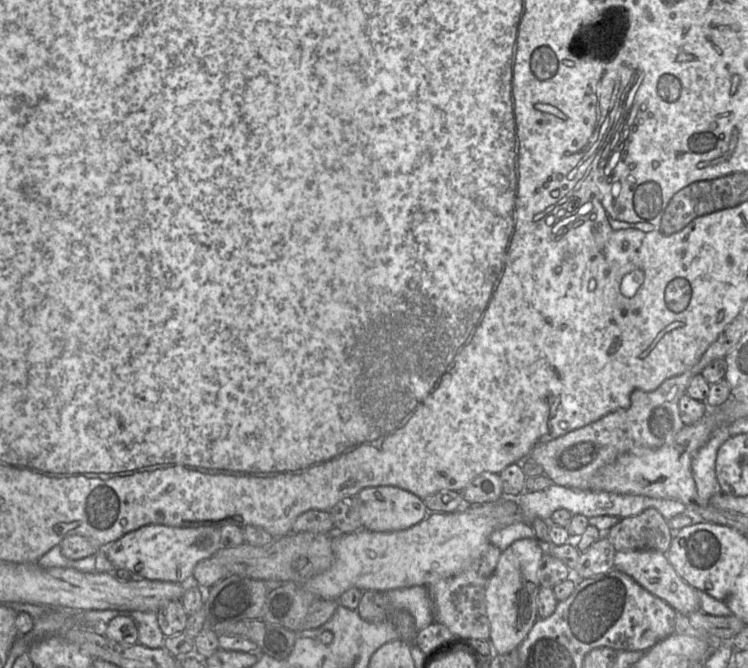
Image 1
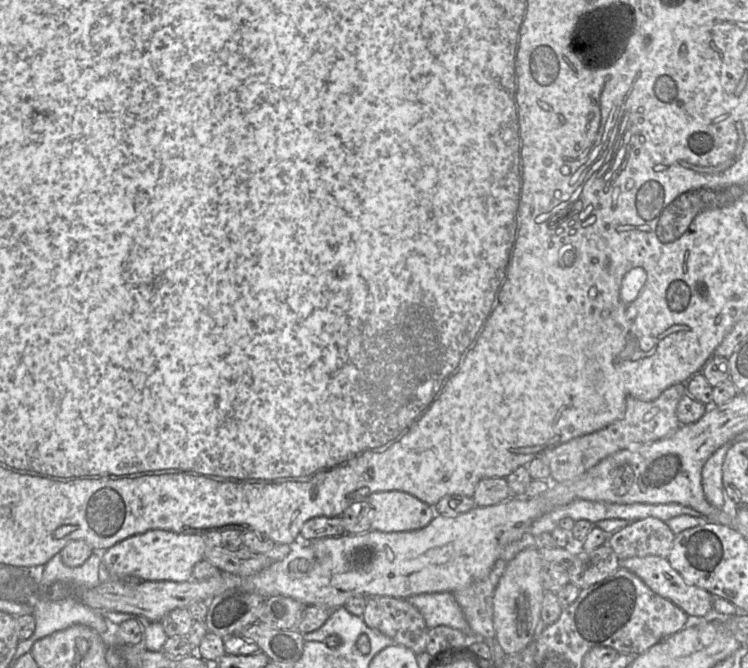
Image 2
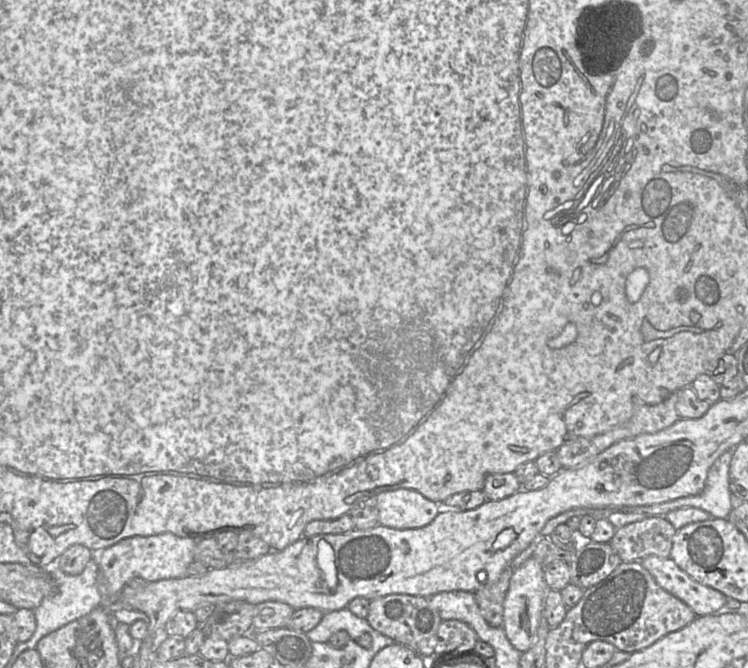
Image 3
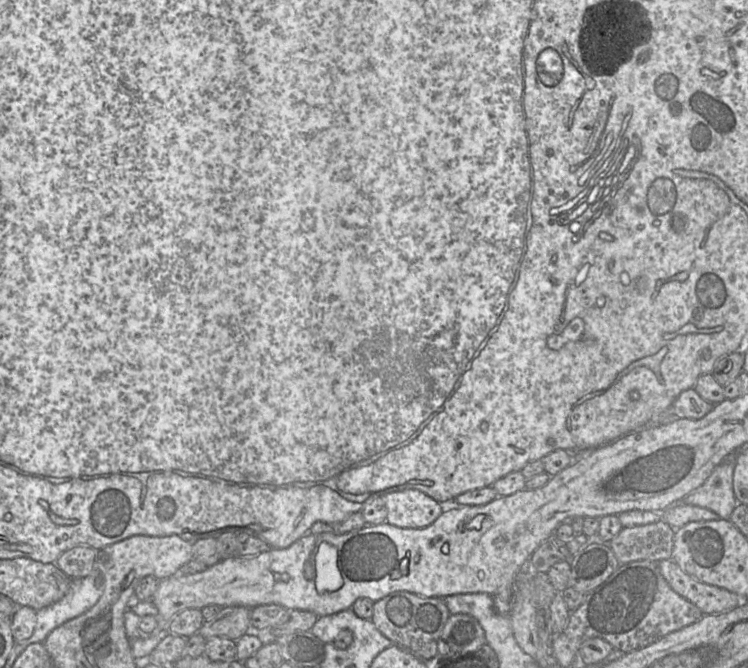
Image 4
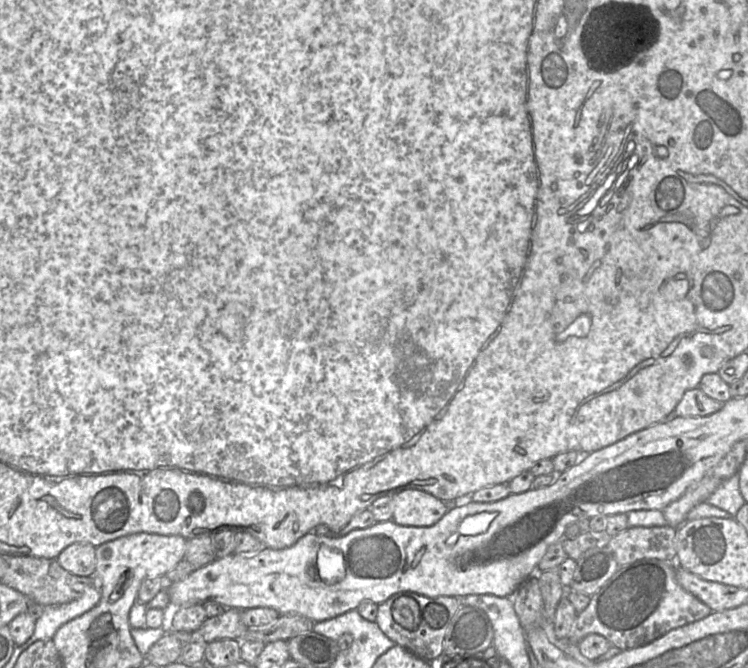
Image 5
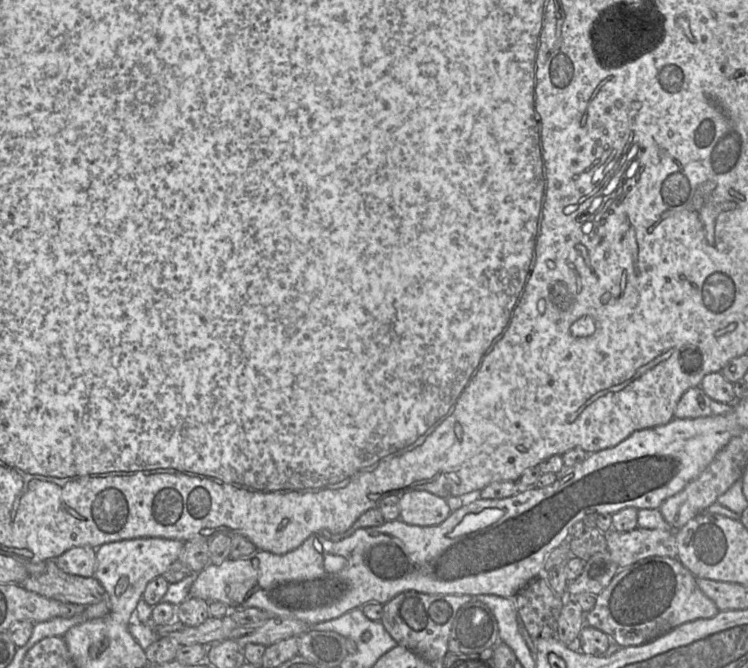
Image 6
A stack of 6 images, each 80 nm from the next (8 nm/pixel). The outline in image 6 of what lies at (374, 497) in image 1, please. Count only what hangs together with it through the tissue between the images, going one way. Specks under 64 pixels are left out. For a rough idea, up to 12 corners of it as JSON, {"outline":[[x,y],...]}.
{"outline":[[425,490],[400,496],[399,519],[433,526],[451,513],[446,499]]}

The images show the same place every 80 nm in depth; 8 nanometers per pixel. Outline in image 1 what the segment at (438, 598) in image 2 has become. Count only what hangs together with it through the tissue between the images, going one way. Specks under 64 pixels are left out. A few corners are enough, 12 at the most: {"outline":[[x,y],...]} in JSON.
{"outline":[[427,586],[386,591],[418,631],[435,622]]}

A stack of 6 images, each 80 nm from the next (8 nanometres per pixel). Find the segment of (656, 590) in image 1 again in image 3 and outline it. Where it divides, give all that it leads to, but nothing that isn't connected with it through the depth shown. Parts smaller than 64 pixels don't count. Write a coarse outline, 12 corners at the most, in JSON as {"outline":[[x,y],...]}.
{"outline":[[670,557],[641,564],[660,587],[697,617],[728,600],[695,581]]}

